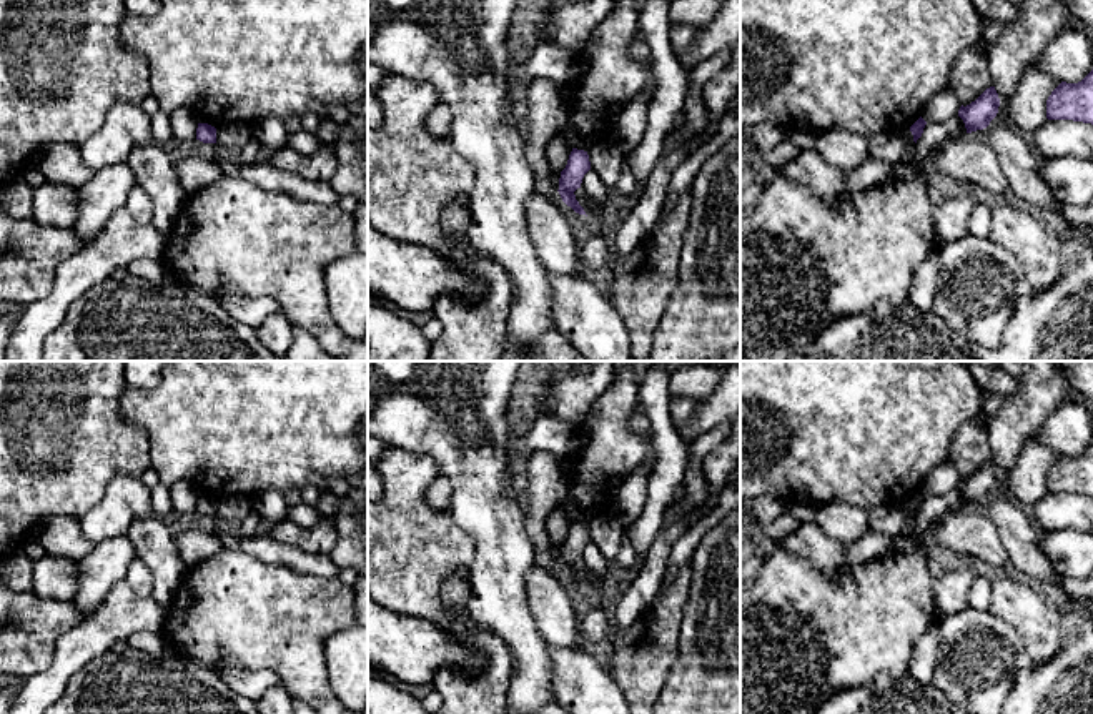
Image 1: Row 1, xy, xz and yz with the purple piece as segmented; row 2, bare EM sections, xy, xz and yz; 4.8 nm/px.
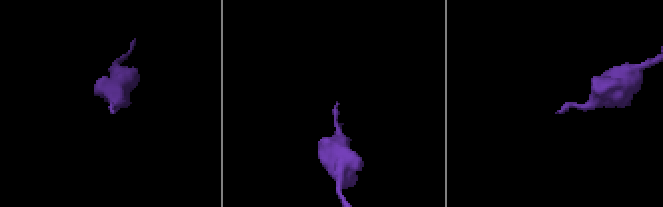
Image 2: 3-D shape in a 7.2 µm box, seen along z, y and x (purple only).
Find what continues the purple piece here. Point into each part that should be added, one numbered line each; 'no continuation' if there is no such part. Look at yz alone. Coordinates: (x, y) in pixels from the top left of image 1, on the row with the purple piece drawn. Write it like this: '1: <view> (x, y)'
no continuation

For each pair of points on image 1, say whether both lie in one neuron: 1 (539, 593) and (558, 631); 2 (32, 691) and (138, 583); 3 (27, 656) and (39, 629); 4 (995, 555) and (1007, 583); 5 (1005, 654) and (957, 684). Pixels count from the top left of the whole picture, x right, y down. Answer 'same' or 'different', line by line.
1: same
2: different
3: same
4: different
5: same

